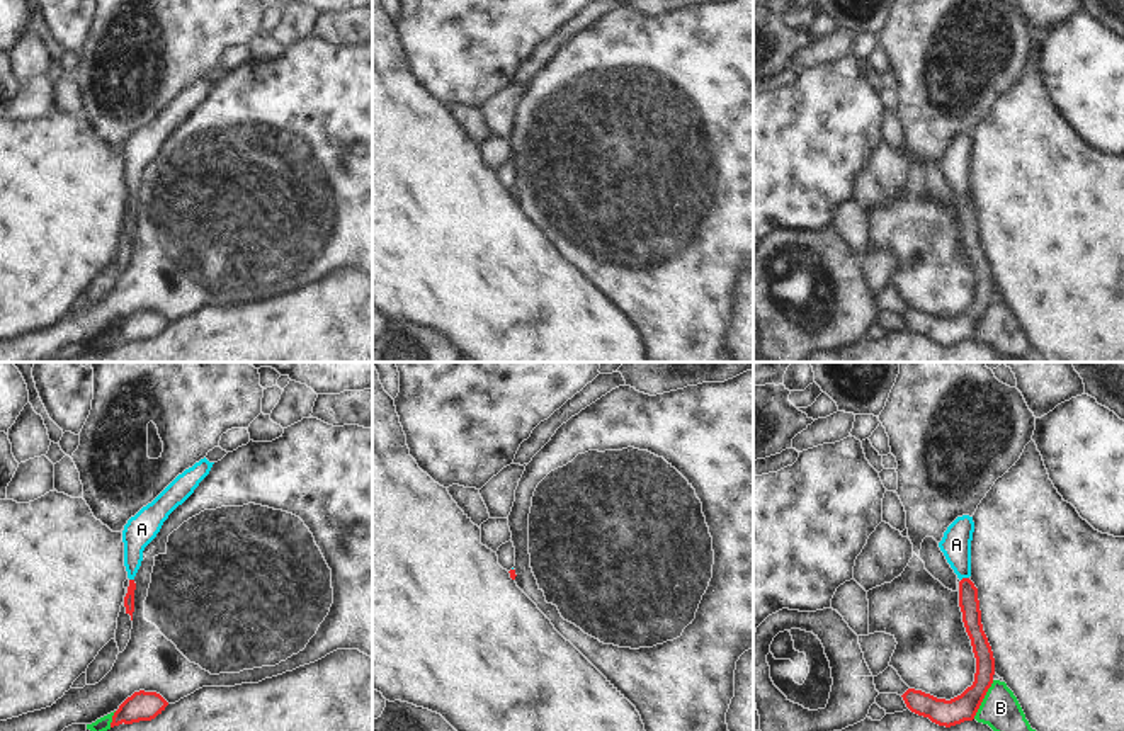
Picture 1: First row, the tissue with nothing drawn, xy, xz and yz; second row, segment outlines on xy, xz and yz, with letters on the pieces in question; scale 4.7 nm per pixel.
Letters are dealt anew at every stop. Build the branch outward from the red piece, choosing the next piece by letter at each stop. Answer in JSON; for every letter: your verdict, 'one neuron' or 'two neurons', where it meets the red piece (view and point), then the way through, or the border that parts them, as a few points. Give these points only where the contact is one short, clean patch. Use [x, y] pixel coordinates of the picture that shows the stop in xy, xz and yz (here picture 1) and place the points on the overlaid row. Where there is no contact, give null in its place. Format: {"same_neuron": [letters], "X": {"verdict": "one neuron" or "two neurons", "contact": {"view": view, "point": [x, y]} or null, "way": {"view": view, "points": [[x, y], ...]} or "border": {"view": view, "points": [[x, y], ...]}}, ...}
{"same_neuron": ["A"], "A": {"verdict": "one neuron", "contact": {"view": "yz", "point": [965, 578]}, "way": {"view": "yz", "points": [[968, 594], [965, 578], [956, 544]]}}, "B": {"verdict": "two neurons", "contact": {"view": "yz", "point": [983, 697]}}}

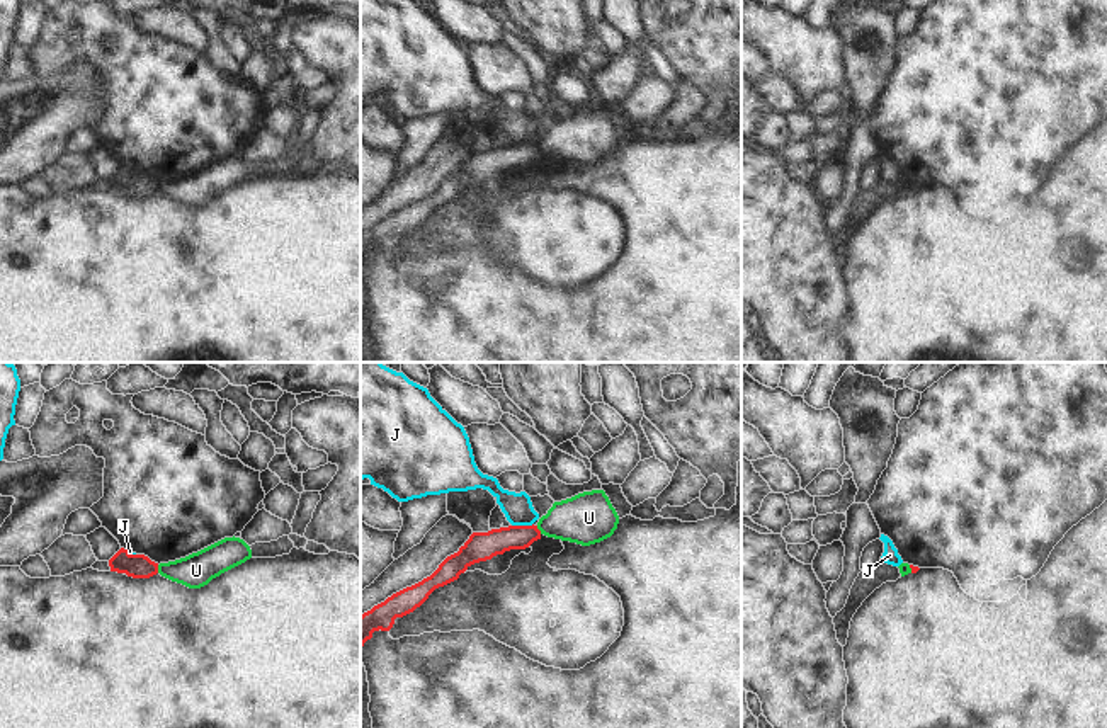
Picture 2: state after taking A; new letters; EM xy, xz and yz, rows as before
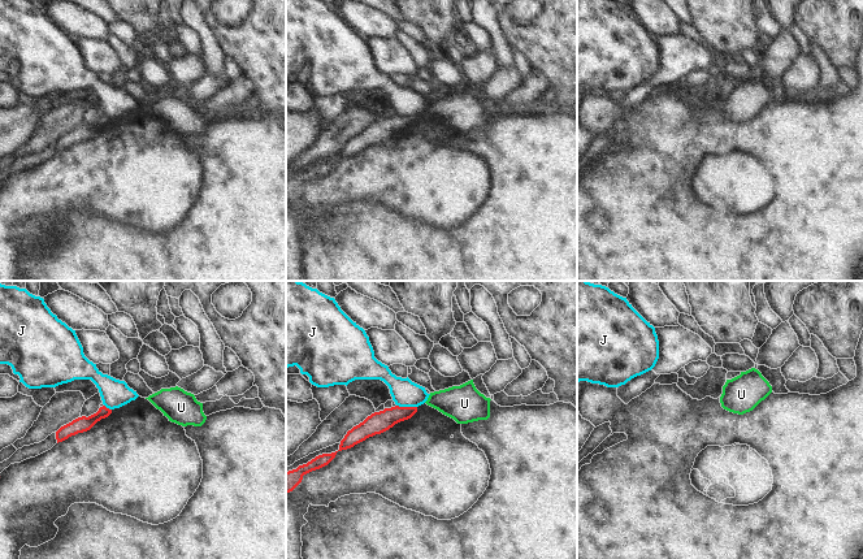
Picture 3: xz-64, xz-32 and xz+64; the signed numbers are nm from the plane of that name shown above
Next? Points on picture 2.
{"same_neuron": [], "J": {"verdict": "two neurons", "contact": {"view": "xz", "point": [522, 526]}, "border": {"view": "xz", "points": [[533, 523], [512, 526]]}}, "U": {"verdict": "two neurons", "contact": {"view": "xy", "point": [157, 568]}, "border": {"view": "xy", "points": [[157, 565], [158, 572]]}}}

